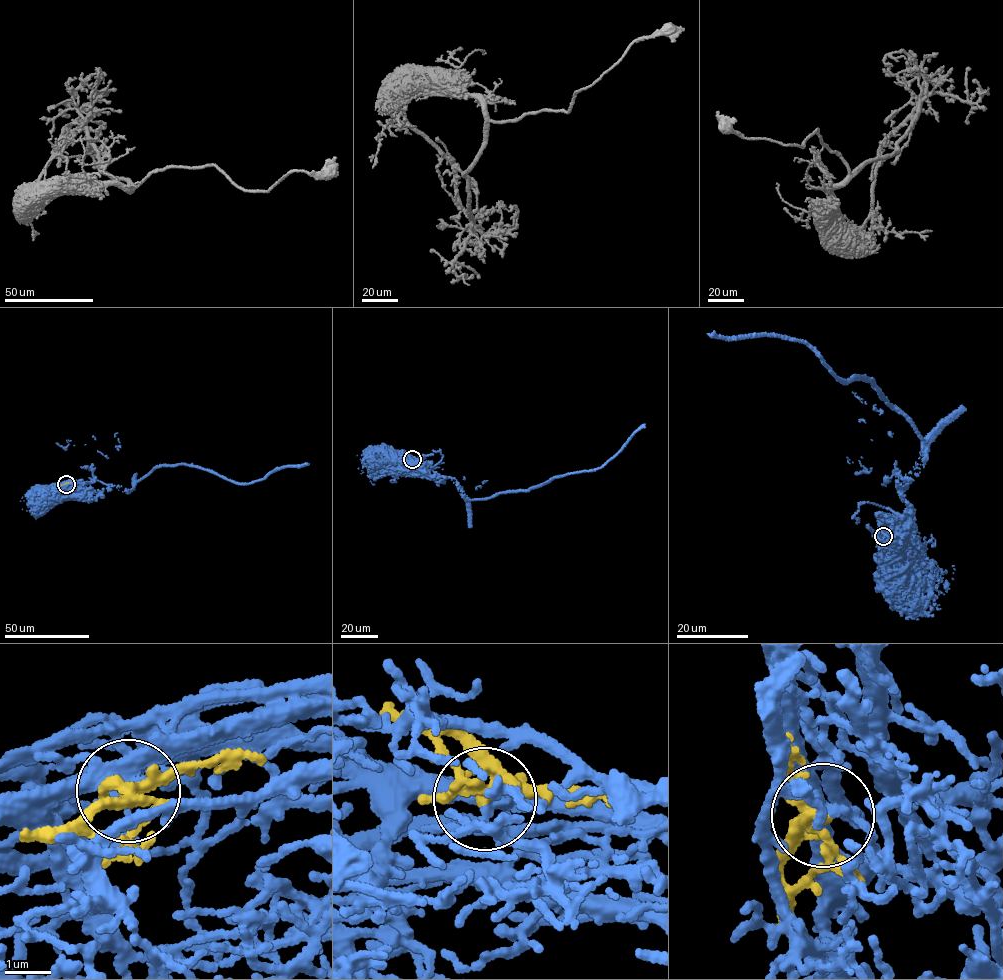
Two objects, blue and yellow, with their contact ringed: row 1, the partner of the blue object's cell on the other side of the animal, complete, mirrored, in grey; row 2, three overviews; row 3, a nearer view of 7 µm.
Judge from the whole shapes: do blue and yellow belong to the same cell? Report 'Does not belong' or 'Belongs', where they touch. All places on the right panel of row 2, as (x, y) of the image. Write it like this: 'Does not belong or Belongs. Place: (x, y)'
Belongs. Place: (883, 536)

